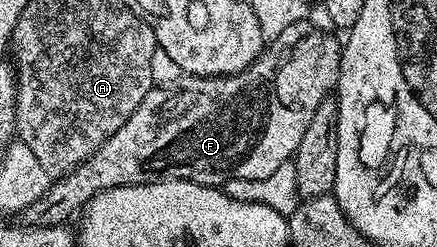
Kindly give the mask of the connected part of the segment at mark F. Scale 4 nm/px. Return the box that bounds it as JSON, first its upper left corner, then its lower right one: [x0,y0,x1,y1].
[24,21,342,227]

